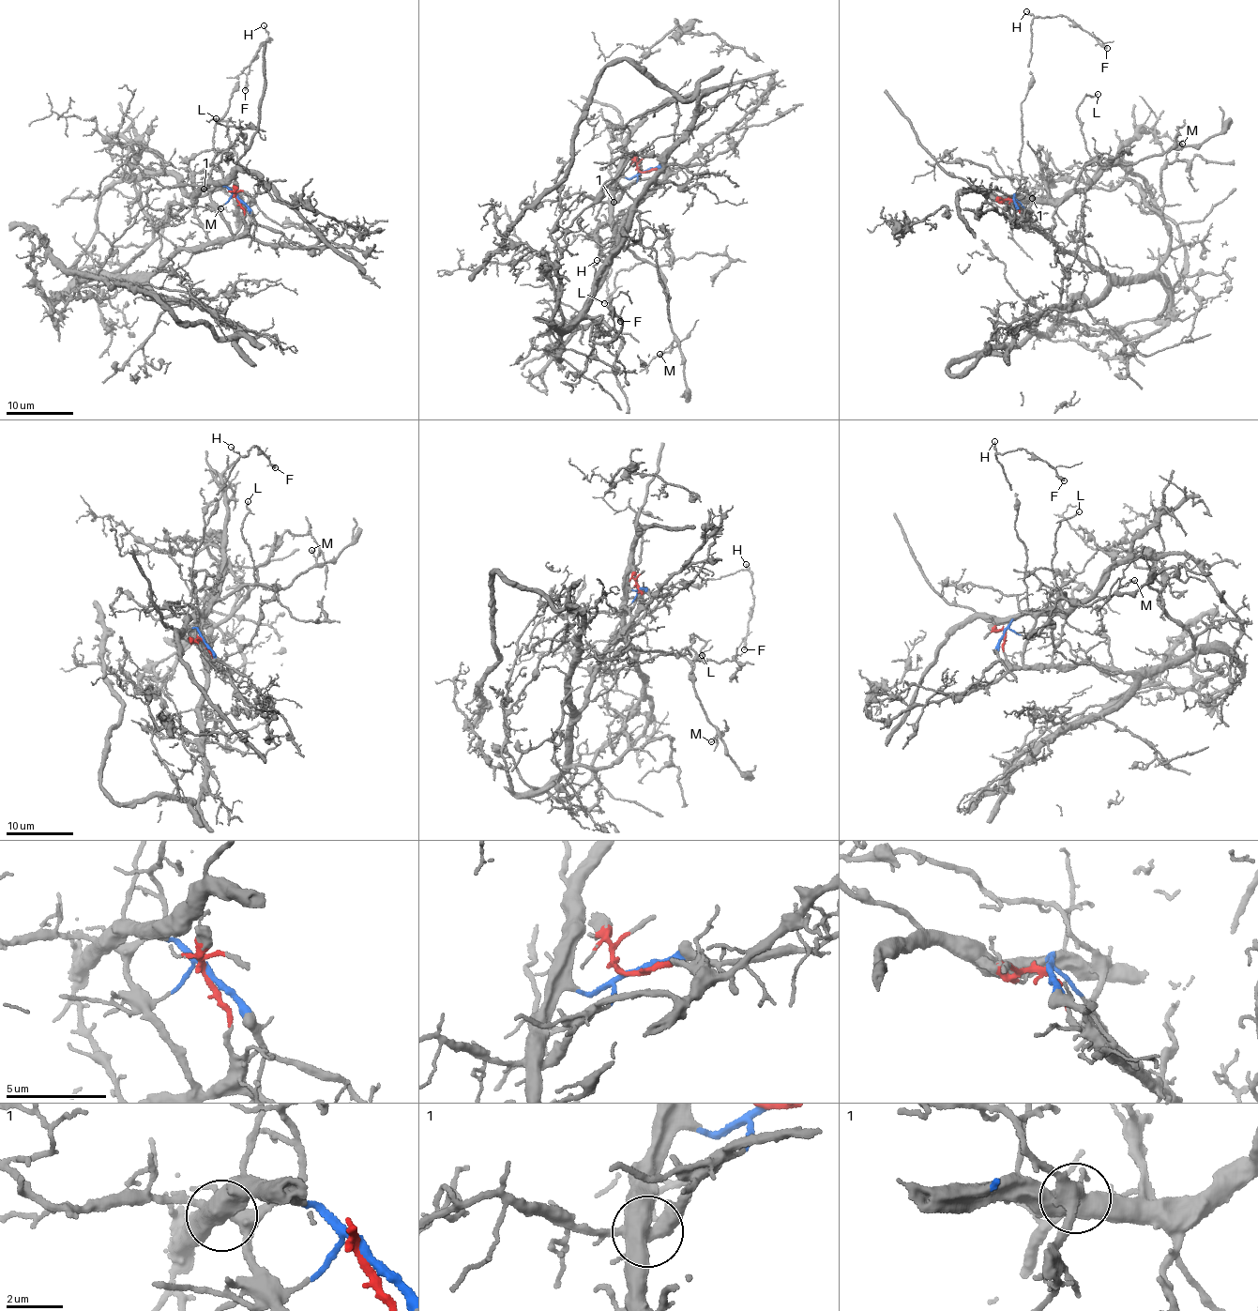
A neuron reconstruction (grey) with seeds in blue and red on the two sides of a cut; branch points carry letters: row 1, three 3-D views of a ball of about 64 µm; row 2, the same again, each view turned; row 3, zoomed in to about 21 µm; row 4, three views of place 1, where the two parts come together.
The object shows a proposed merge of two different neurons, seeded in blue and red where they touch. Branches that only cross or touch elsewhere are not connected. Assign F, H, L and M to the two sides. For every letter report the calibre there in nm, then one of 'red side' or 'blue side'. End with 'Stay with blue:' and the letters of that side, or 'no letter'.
F: 340 nm thick; blue side
H: 110 nm thick; blue side
L: 150 nm thick; blue side
M: 150 nm thick; blue side
Stay with blue: F, H, L, M

